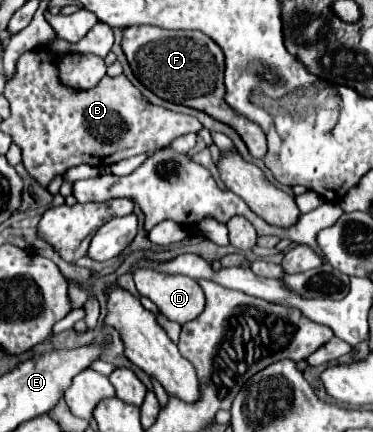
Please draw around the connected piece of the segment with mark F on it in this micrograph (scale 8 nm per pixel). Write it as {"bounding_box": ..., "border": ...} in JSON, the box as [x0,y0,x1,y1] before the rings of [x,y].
{"bounding_box":[121,26,267,158],"border":[[[129,26],[123,30],[121,48],[137,80],[151,92],[155,92],[159,98],[201,110],[211,118],[231,126],[243,138],[253,158],[263,158],[267,154],[265,134],[259,130],[259,126],[247,122],[247,118],[239,118],[233,110],[227,110],[227,104],[223,102],[223,52],[203,32],[163,30],[155,26]]]}

